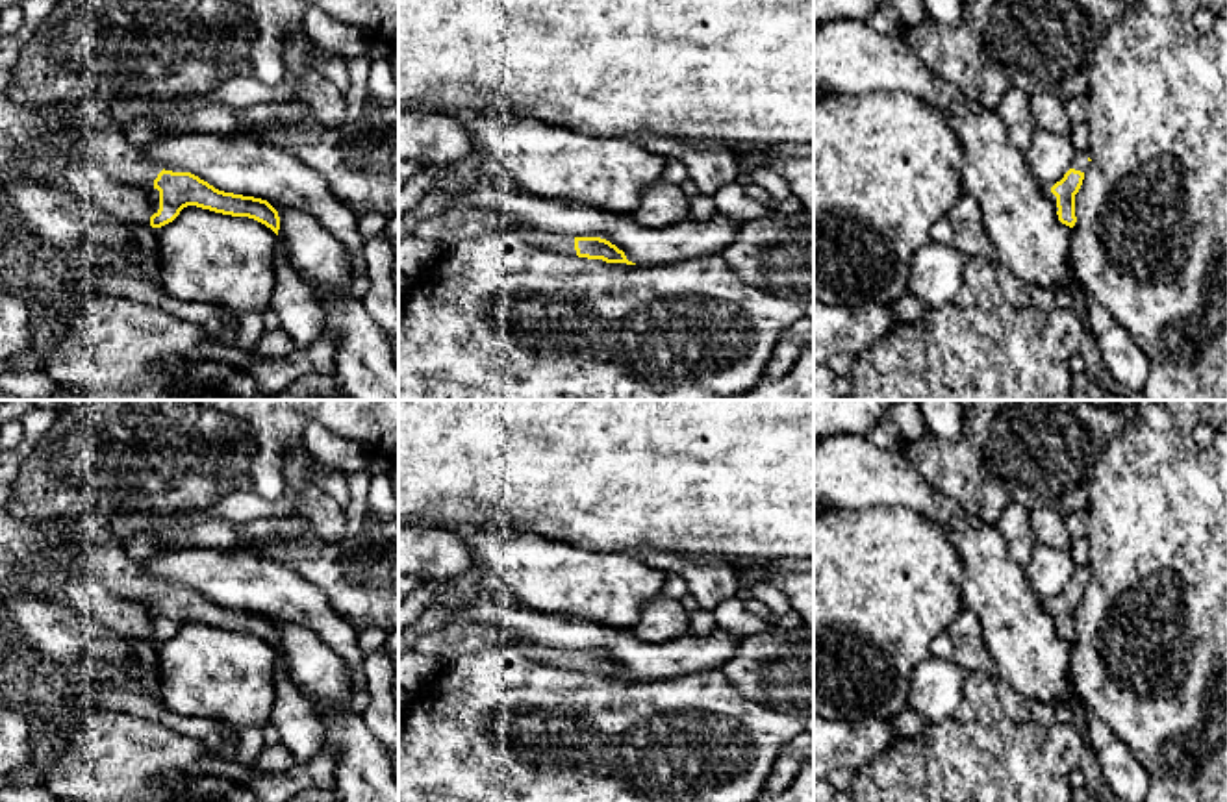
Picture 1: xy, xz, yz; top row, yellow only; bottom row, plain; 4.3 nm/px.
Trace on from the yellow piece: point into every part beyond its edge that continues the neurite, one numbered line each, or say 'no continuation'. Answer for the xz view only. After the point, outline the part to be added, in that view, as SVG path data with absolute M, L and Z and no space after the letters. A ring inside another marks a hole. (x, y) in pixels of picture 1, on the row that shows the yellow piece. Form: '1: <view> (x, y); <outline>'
1: xz (564, 245); M519 226L519 233L526 243L539 246L543 250L556 252L562 256L576 256L575 237L549 233L526 226Z

